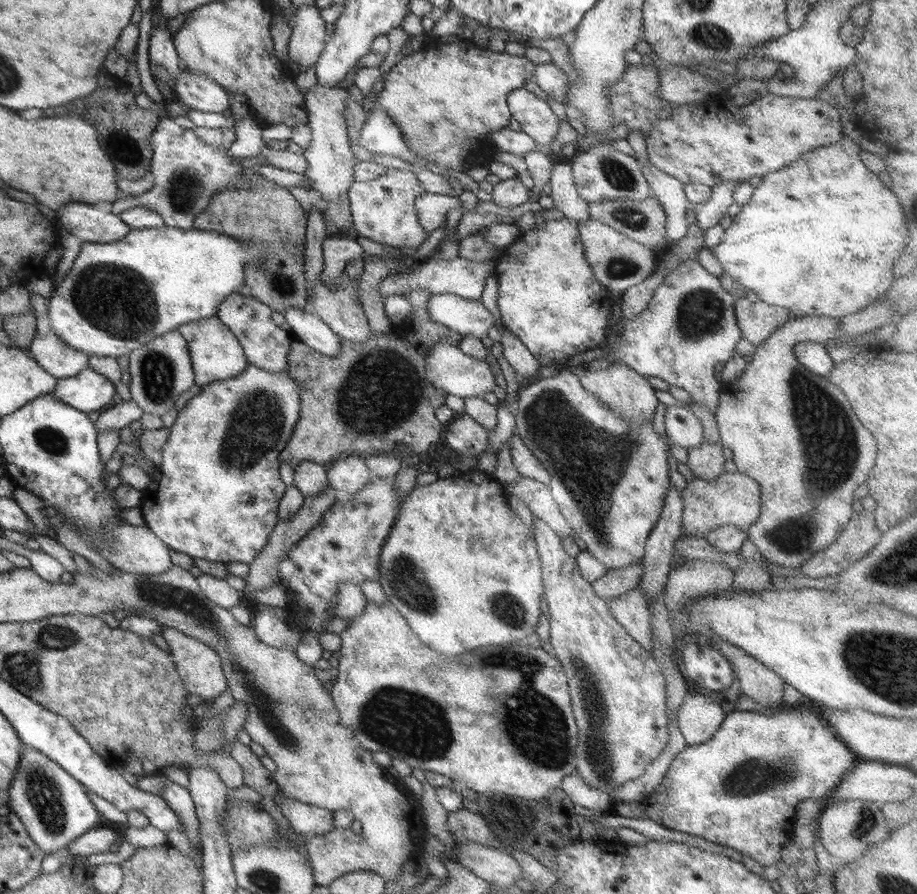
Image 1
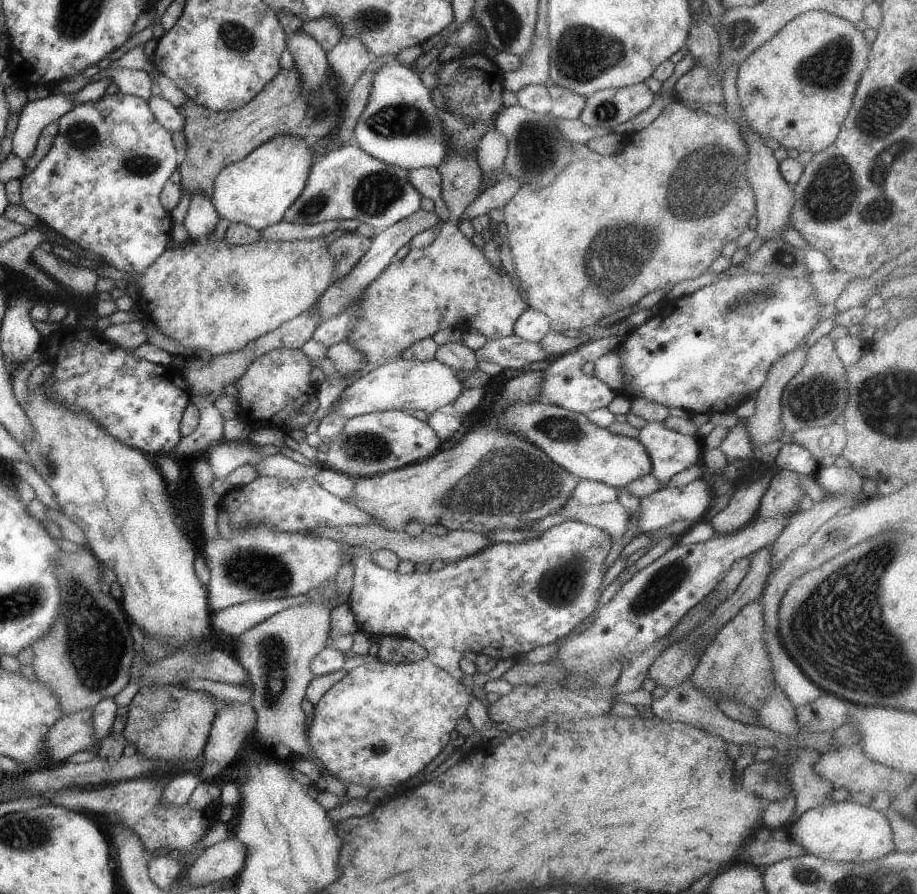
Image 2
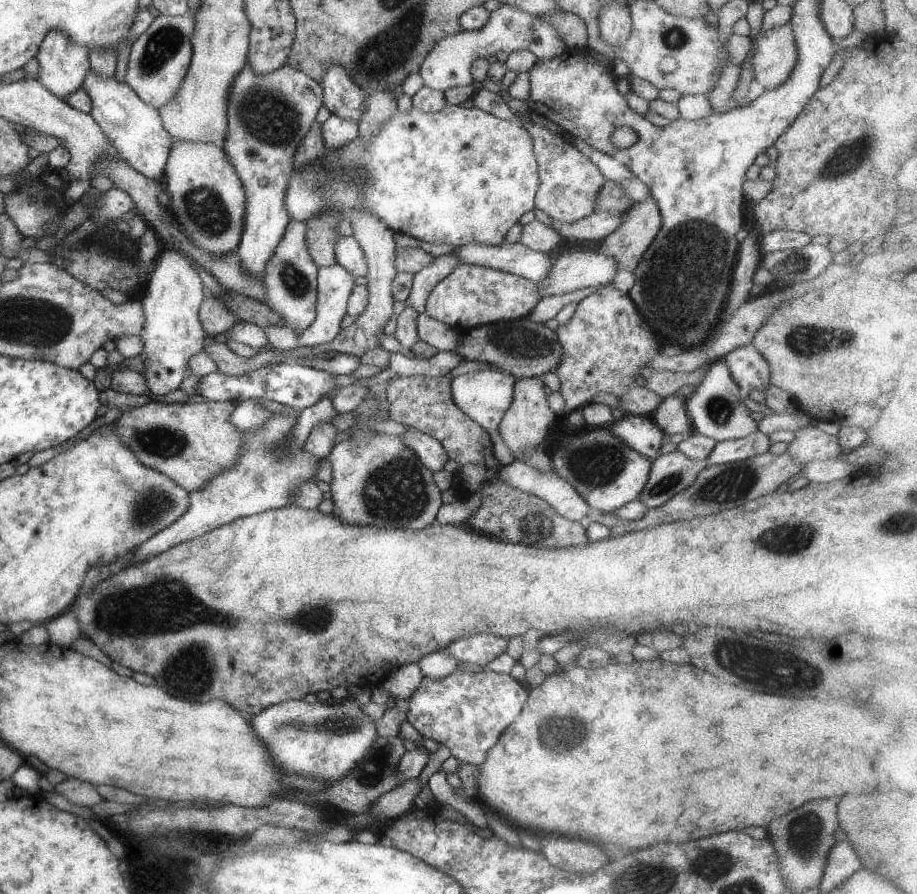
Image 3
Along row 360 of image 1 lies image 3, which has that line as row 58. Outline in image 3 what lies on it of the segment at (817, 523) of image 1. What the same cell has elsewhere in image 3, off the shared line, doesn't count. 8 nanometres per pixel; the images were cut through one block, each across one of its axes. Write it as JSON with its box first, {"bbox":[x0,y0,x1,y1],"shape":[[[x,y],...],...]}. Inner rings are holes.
{"bbox":[750,22,797,91],"shape":[[[789,22],[767,29],[750,39],[752,78],[767,91],[779,86],[792,72],[797,47]]]}

